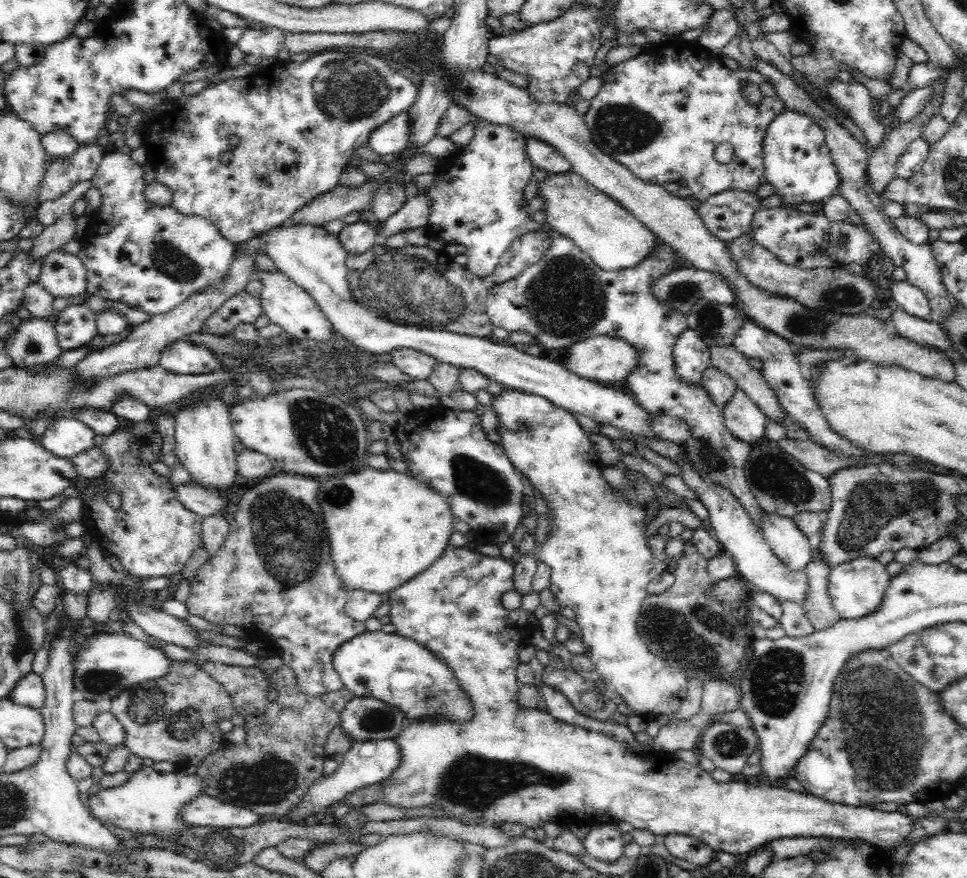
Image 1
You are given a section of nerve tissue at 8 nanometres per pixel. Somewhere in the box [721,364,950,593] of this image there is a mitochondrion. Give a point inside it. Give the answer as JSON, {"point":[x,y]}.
{"point":[870,506]}

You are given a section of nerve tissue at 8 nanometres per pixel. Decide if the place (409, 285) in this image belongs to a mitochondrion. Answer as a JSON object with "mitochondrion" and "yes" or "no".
{"mitochondrion":"yes"}

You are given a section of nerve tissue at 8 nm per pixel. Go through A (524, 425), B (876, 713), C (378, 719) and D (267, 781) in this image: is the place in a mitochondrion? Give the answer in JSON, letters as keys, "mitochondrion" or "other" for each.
{"A":"mitochondrion","B":"mitochondrion","C":"mitochondrion","D":"mitochondrion"}

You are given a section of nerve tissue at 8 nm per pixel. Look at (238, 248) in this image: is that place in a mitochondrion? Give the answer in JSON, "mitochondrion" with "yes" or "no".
{"mitochondrion":"no"}

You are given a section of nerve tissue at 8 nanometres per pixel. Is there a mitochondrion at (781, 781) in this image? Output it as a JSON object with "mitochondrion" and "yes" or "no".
{"mitochondrion":"no"}

